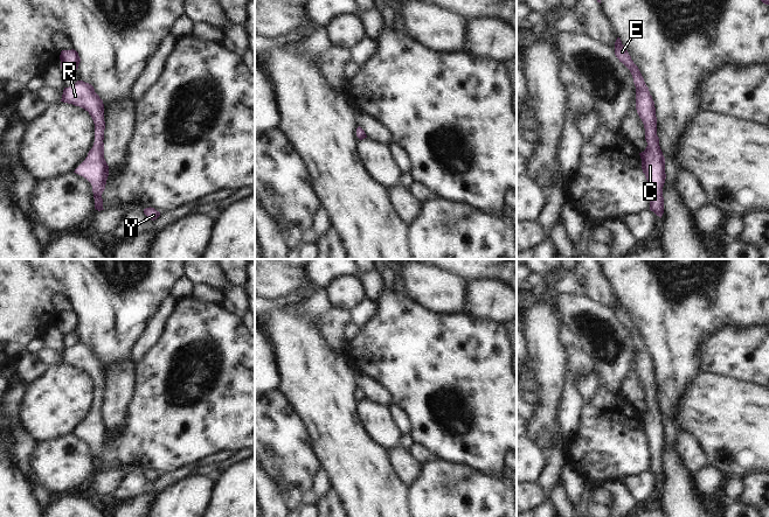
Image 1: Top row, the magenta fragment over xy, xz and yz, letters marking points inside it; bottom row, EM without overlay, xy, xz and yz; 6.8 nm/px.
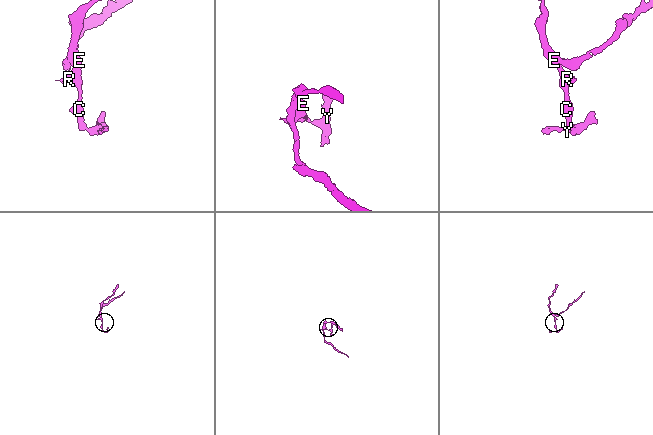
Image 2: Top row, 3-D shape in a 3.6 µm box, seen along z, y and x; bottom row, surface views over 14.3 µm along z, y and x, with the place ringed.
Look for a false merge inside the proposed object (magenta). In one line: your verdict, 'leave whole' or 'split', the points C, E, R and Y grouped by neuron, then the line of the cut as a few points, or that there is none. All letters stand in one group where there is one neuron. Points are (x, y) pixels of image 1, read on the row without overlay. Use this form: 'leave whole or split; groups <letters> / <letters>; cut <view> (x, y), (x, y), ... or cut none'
leave whole; groups C E R Y; cut none

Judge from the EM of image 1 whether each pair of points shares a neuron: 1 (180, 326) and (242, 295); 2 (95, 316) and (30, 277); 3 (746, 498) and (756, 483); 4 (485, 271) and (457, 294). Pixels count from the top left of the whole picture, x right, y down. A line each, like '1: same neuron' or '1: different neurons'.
1: different neurons
2: same neuron
3: same neuron
4: different neurons

